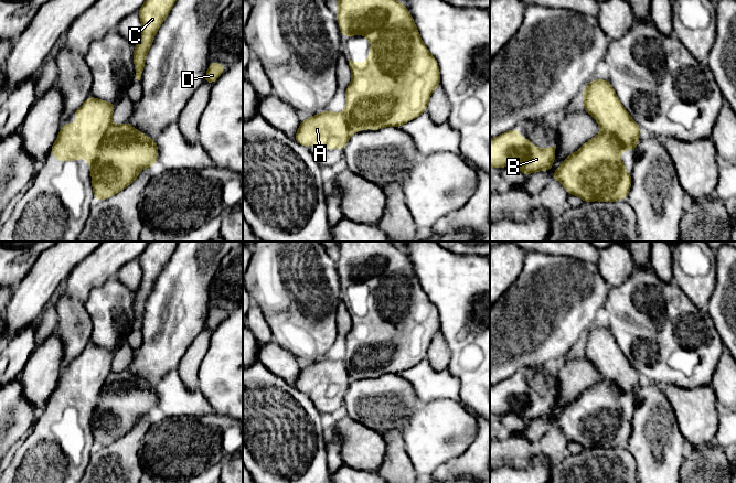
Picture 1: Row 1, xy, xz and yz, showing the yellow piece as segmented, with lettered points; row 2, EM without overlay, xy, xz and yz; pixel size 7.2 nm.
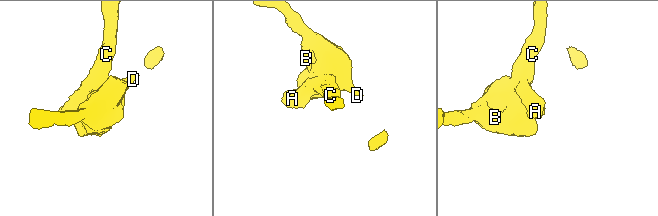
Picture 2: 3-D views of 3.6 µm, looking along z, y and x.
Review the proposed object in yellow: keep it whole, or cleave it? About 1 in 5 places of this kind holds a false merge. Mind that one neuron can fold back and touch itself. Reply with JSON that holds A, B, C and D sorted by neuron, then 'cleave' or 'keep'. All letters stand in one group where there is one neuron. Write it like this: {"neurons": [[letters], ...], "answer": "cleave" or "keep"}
{"neurons": [["A", "C"], ["B", "D"]], "answer": "cleave"}

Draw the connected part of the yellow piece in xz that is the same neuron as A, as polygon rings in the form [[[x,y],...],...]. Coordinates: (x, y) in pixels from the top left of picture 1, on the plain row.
[[[322,358],[301,367],[294,385],[305,395],[316,391],[321,398],[326,398],[330,394],[344,397],[351,382],[344,361]]]

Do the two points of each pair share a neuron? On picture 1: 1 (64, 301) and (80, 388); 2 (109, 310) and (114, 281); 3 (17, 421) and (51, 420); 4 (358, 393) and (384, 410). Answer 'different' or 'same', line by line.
1: different
2: same
3: different
4: same

